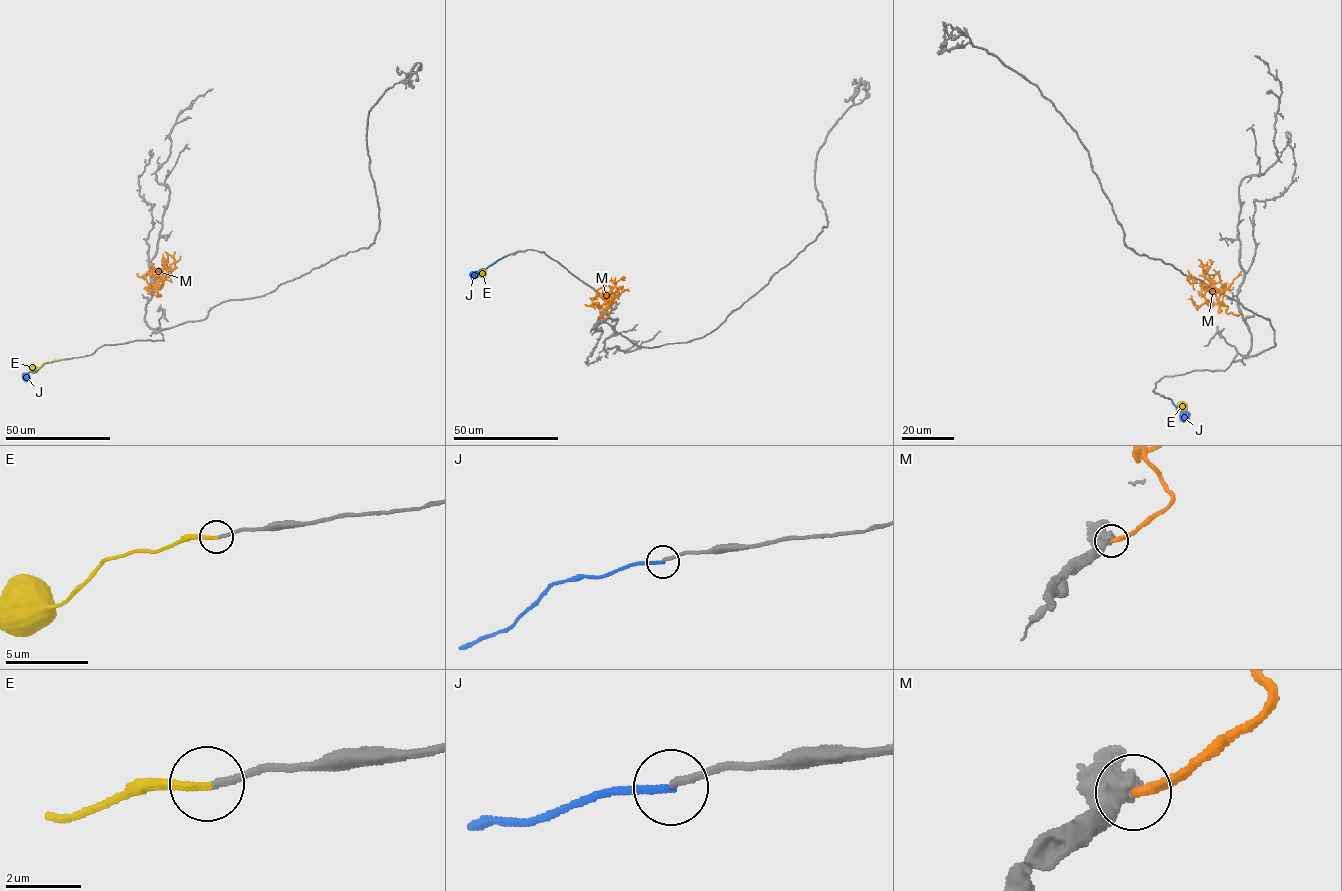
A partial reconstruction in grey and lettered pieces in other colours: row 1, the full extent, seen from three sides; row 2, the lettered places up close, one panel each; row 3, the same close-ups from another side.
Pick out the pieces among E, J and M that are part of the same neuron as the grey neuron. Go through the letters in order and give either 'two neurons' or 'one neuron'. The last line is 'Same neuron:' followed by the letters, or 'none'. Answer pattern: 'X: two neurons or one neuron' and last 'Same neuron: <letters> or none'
E: one neuron
J: two neurons
M: two neurons
Same neuron: E

